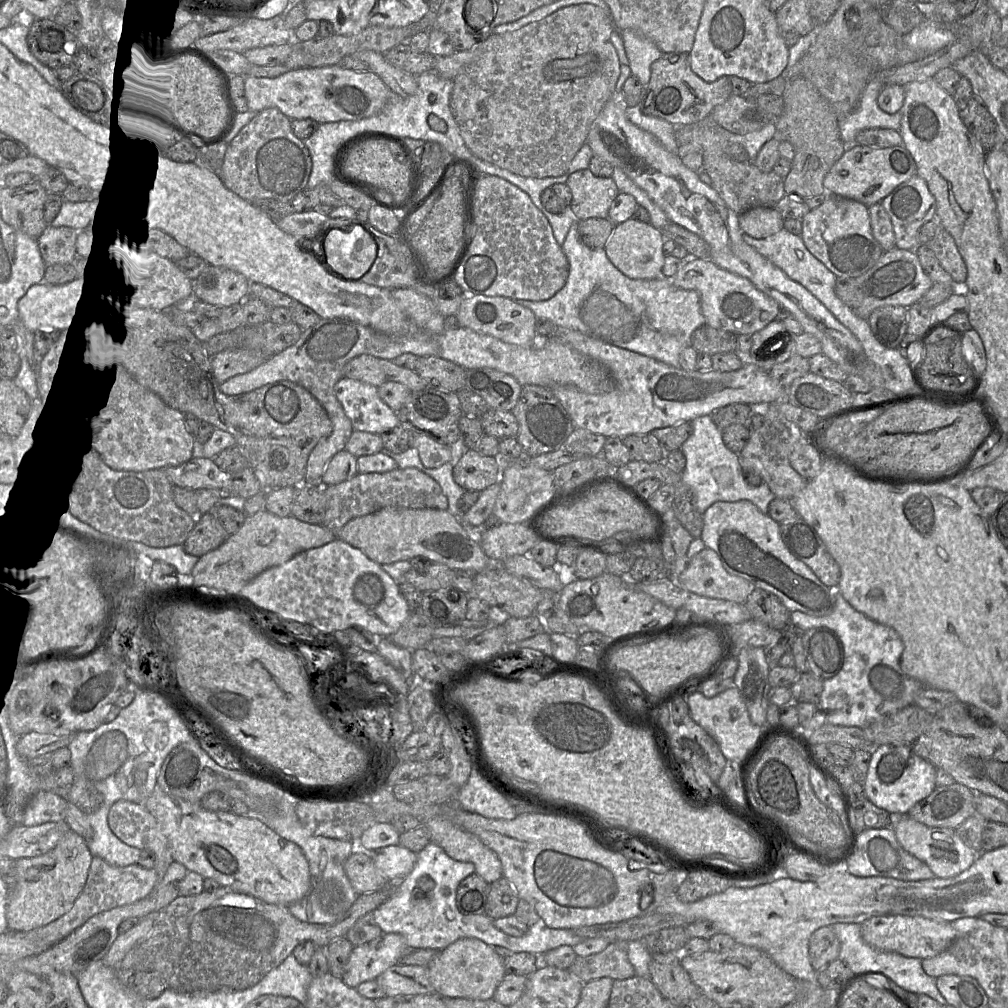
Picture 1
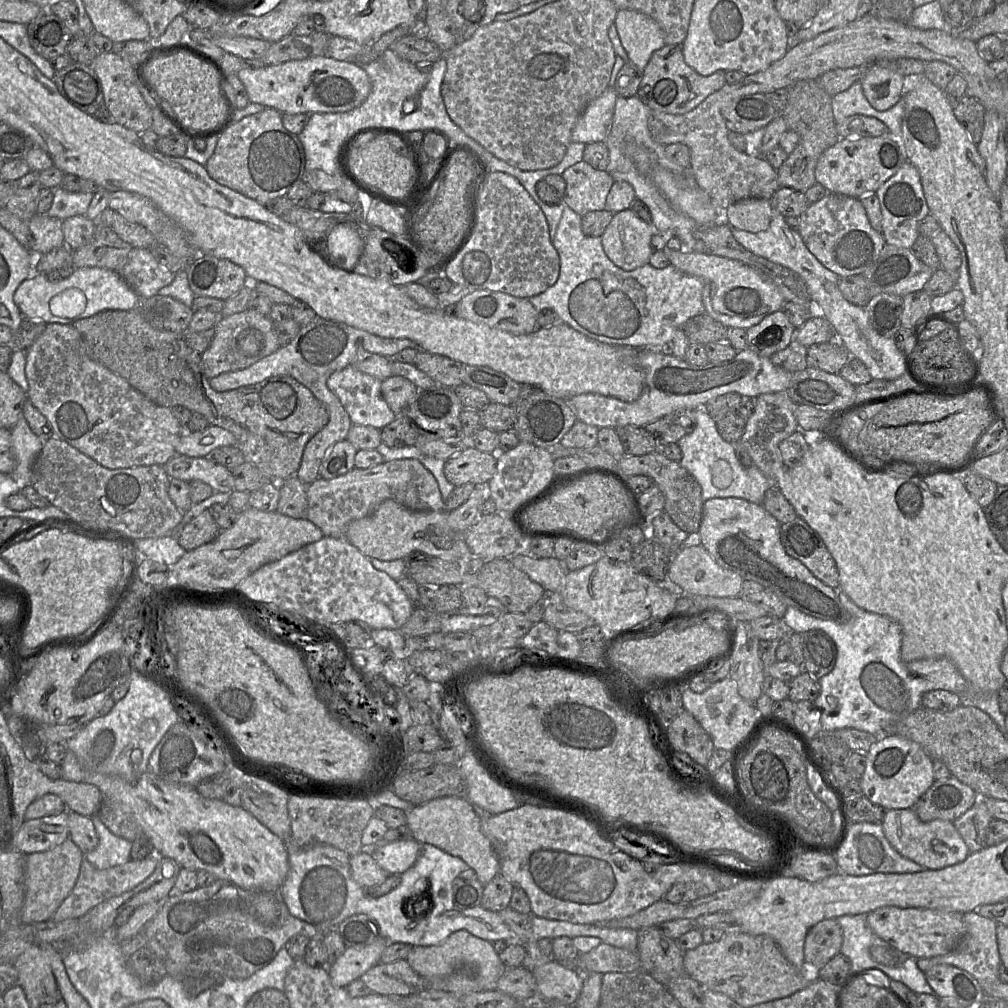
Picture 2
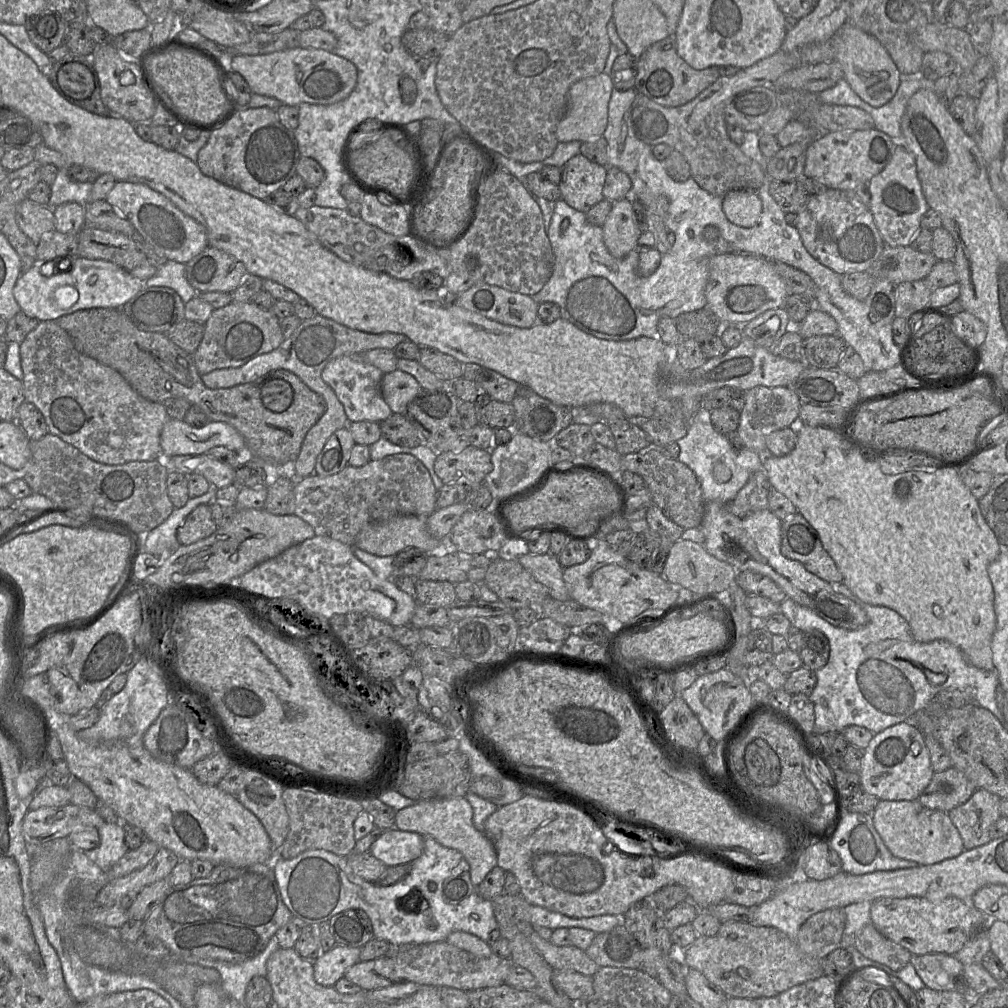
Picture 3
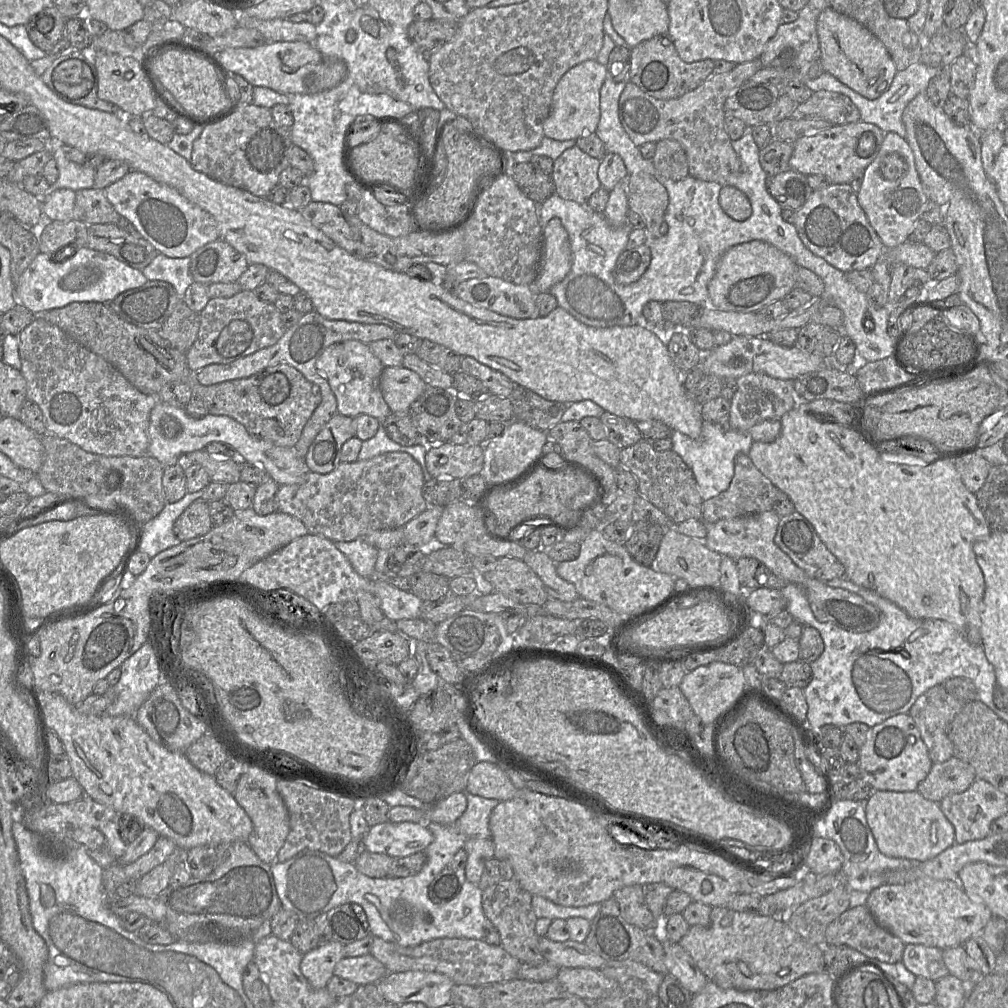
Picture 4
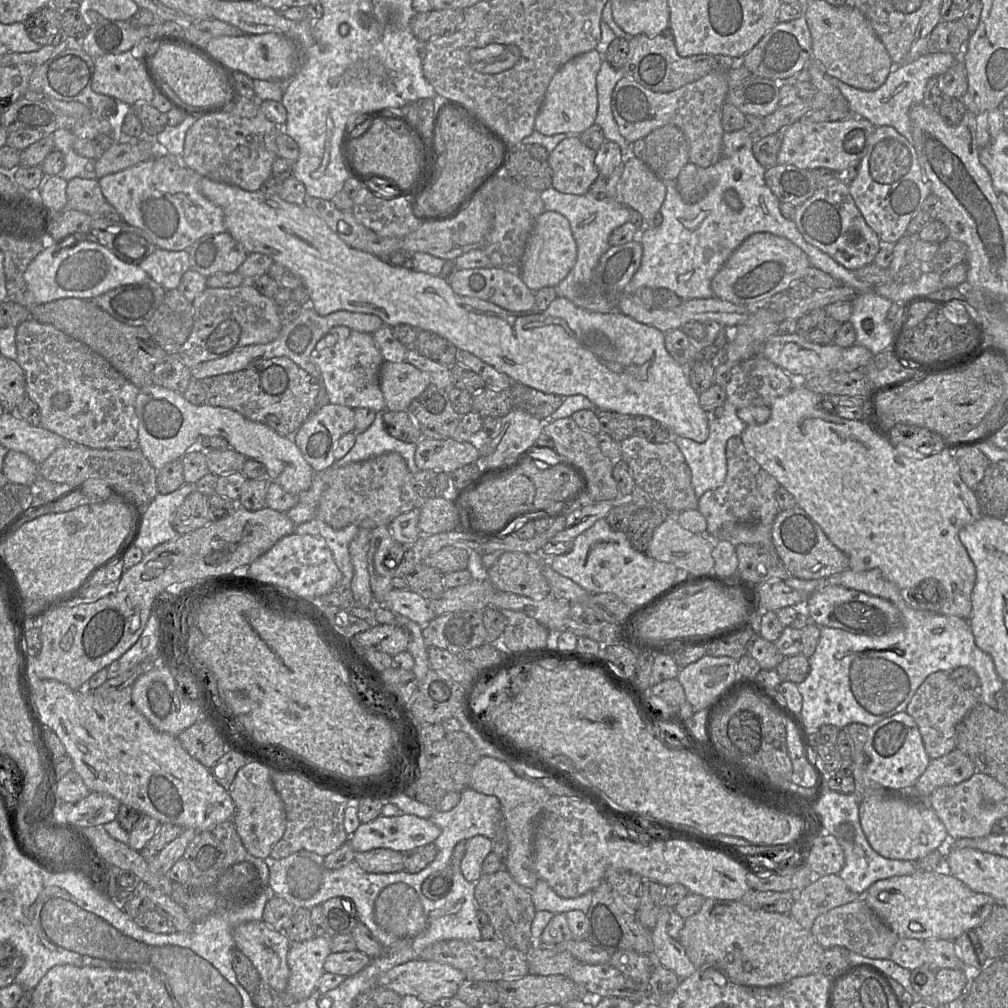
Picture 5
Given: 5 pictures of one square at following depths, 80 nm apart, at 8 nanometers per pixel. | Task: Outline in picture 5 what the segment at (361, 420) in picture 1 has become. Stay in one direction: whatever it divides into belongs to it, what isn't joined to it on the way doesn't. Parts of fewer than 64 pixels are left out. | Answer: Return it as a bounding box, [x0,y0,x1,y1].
[310,326,386,412]

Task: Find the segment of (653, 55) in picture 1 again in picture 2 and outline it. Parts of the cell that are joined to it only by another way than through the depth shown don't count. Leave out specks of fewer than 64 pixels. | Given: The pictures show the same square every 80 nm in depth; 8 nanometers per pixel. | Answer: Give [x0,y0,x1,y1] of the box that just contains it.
[614,10,666,72]

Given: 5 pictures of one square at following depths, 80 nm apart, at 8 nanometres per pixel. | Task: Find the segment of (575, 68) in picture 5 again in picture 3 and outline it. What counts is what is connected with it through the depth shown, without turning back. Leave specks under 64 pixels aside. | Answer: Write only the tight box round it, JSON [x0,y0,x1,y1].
[556,72,613,142]

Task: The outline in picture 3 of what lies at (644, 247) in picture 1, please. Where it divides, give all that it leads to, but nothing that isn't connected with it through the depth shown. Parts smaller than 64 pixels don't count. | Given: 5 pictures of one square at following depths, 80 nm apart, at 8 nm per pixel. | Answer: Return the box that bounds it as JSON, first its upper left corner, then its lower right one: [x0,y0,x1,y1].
[603,197,642,259]

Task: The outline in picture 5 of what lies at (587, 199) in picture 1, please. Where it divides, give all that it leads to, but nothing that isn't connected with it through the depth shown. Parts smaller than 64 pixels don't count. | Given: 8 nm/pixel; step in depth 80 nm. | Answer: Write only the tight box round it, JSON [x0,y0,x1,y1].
[548,136,599,195]

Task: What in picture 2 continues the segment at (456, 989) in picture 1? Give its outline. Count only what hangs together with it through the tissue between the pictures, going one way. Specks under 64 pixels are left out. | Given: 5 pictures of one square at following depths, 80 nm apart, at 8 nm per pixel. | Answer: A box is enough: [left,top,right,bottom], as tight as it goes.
[406,930,506,991]

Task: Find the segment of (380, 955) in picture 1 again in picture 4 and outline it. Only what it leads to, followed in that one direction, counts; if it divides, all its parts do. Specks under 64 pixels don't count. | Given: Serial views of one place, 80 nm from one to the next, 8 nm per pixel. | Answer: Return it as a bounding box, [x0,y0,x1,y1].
[300,940,345,988]

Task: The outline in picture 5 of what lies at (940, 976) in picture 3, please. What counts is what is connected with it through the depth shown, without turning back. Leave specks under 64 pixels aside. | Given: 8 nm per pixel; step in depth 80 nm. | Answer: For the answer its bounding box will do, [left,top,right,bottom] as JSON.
[890,938,938,971]

